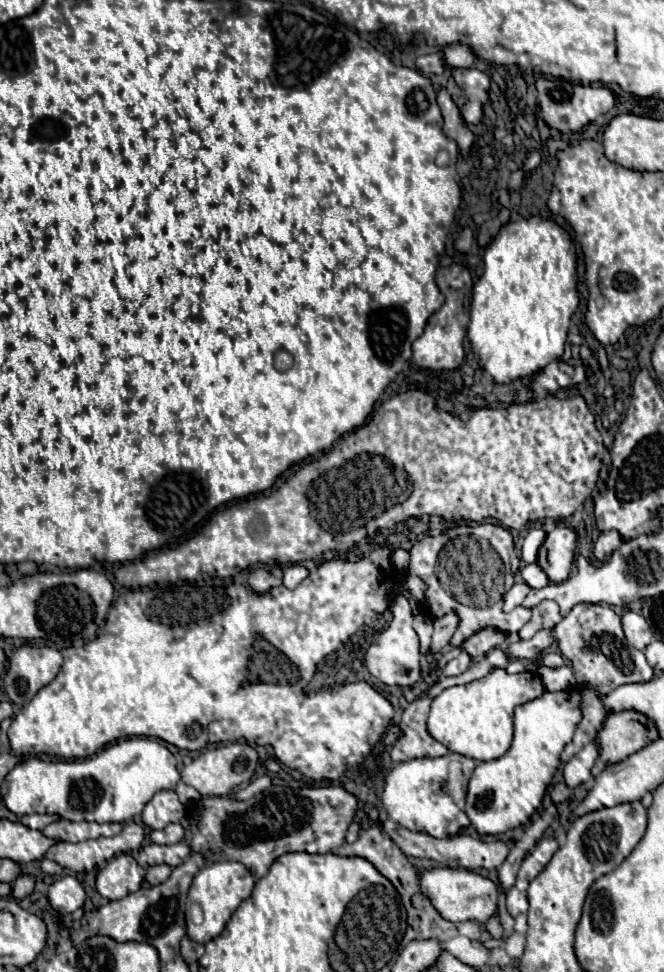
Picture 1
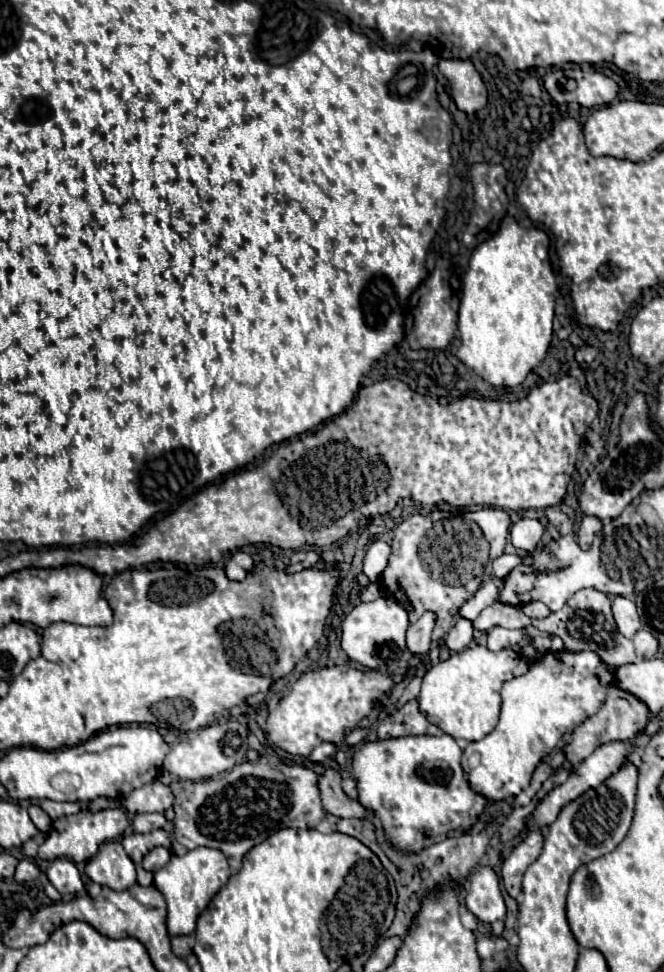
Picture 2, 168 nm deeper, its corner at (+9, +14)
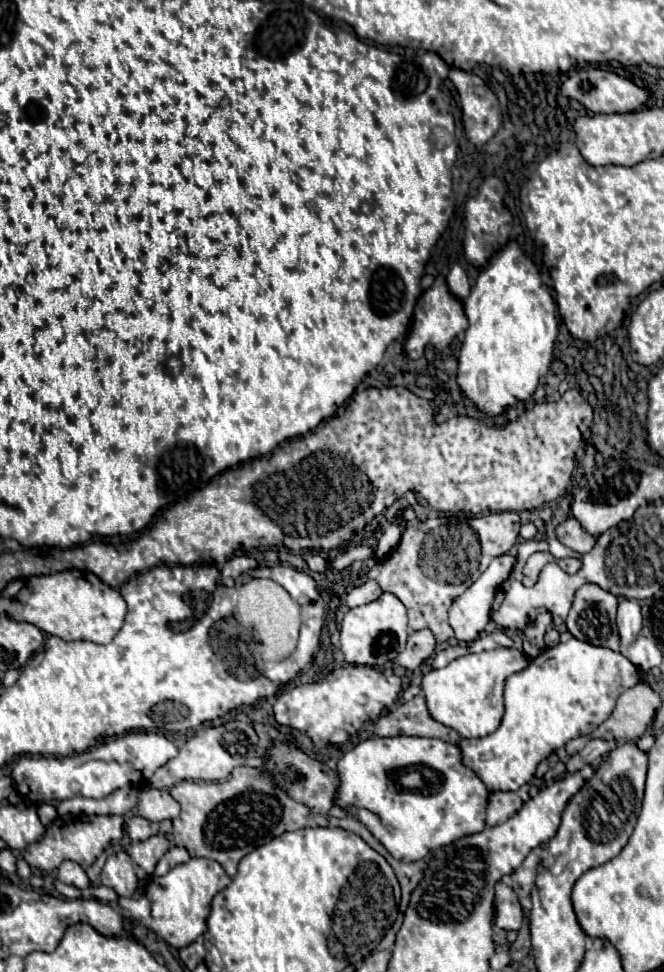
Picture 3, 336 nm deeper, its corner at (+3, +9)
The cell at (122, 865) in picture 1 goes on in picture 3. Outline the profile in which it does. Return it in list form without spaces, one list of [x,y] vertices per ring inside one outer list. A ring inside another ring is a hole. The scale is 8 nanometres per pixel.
[[[121,851],[107,857],[105,867],[101,871],[101,883],[105,887],[115,889],[121,897],[133,897],[137,889],[137,875],[127,853]]]

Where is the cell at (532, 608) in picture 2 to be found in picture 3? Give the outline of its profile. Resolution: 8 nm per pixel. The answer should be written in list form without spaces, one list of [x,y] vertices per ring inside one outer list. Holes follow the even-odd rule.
[[[541,613],[537,615],[537,619],[525,627],[525,637],[523,637],[523,651],[527,657],[535,659],[541,651],[545,651],[545,643],[543,643],[543,635],[547,631],[547,627],[553,625],[553,615],[549,613]]]

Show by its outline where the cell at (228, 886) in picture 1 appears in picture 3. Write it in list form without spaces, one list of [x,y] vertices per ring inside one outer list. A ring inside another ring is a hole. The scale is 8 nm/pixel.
[[[191,859],[173,867],[163,877],[151,877],[147,885],[147,897],[151,901],[151,931],[175,949],[187,947],[199,935],[205,933],[209,903],[215,893],[223,891],[231,883],[223,865],[213,859]]]

